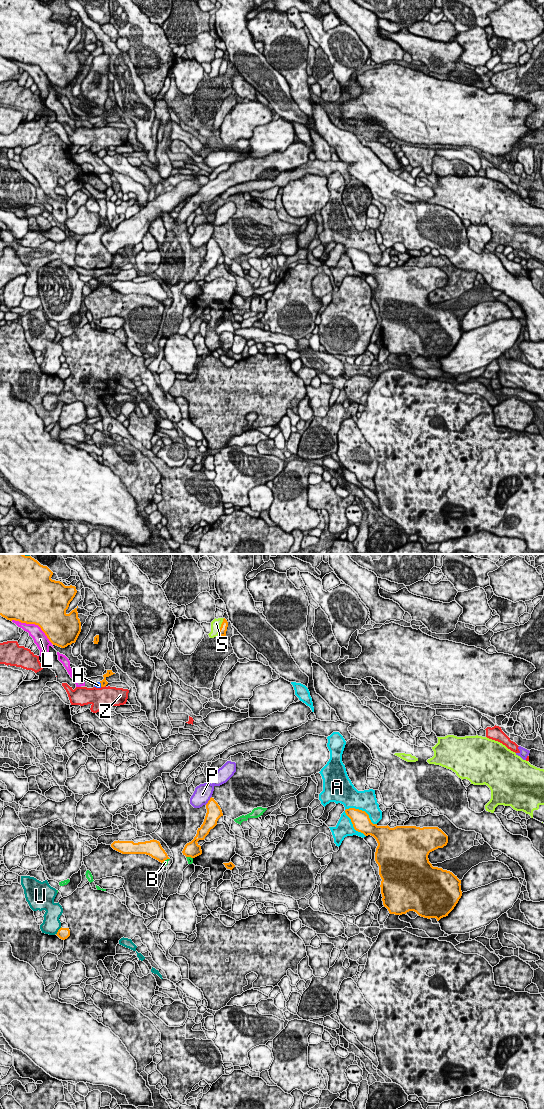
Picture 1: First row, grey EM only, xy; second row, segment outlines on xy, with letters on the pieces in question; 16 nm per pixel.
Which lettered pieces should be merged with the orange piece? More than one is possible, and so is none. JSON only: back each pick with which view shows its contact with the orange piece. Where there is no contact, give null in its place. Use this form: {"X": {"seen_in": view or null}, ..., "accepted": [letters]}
{"H": {"seen_in": "xy"}, "accepted": ["H"]}

